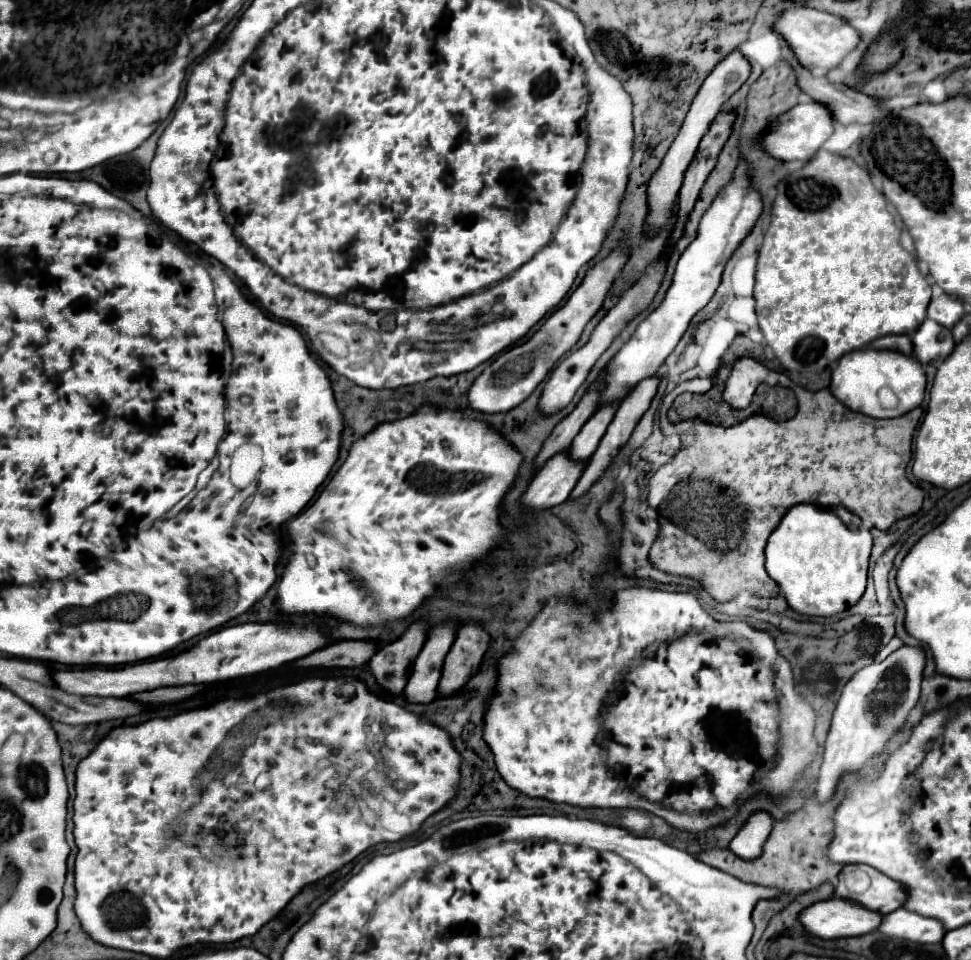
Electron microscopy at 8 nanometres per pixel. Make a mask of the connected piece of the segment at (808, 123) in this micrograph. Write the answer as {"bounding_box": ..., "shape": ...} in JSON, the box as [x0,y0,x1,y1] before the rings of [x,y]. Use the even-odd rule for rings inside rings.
{"bounding_box":[762,100,834,162],"shape":[[[806,100],[794,106],[792,110],[788,110],[788,114],[782,114],[780,118],[776,118],[772,126],[768,126],[768,132],[762,134],[762,150],[770,158],[776,158],[780,162],[808,162],[832,134],[834,130],[832,122],[834,120],[826,106],[814,100]]]}

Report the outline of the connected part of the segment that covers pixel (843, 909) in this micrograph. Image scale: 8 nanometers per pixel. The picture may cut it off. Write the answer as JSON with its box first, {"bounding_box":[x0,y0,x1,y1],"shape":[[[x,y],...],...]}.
{"bounding_box":[800,898,880,938],"shape":[[[830,898],[806,908],[800,922],[820,938],[844,938],[874,932],[880,926],[880,918],[880,912],[862,908],[854,900]]]}

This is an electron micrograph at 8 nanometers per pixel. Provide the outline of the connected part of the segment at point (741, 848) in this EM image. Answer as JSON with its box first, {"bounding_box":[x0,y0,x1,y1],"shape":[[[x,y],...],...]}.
{"bounding_box":[730,812,772,860],"shape":[[[754,812],[746,826],[730,842],[730,850],[744,860],[756,860],[762,854],[764,842],[772,832],[772,818],[766,812]]]}

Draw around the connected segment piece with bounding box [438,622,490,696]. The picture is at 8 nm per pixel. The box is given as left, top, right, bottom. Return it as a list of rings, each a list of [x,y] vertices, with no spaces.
[[[468,622],[458,630],[456,640],[444,660],[438,692],[442,696],[462,688],[468,678],[478,670],[480,660],[490,644],[490,634],[478,622]]]

